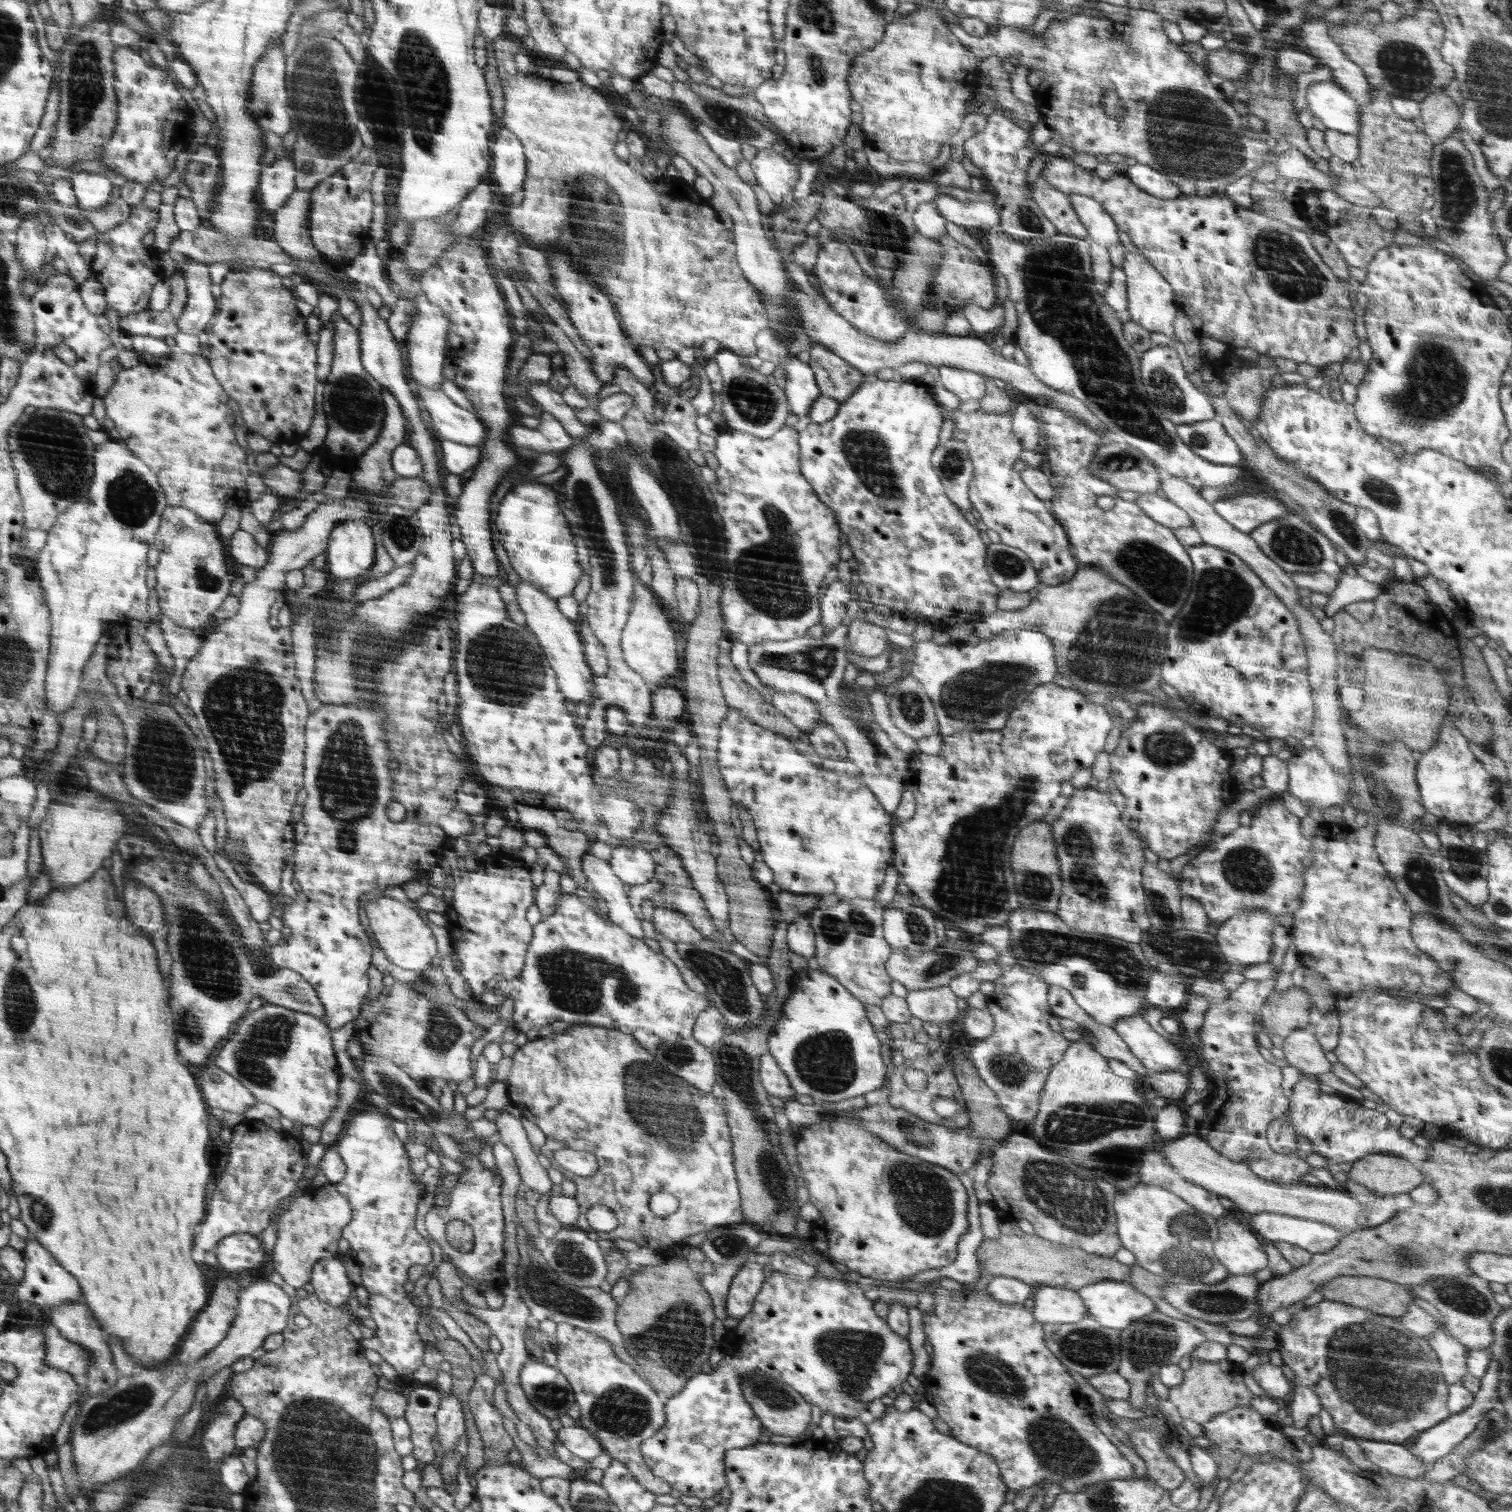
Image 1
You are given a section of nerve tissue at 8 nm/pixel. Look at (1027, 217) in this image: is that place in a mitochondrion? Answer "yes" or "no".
yes

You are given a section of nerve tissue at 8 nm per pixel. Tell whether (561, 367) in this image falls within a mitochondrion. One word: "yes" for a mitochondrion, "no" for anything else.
no

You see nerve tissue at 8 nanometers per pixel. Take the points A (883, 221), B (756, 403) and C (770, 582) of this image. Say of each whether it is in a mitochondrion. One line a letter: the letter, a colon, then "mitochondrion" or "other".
A: other
B: mitochondrion
C: mitochondrion

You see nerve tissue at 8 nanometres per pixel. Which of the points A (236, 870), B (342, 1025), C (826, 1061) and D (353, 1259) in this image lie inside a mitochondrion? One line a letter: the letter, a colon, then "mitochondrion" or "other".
A: other
B: other
C: mitochondrion
D: other

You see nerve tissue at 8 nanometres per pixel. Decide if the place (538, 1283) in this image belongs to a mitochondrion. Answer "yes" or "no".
yes

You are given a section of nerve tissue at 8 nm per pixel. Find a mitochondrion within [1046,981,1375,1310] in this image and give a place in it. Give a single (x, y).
(1184, 1253)

